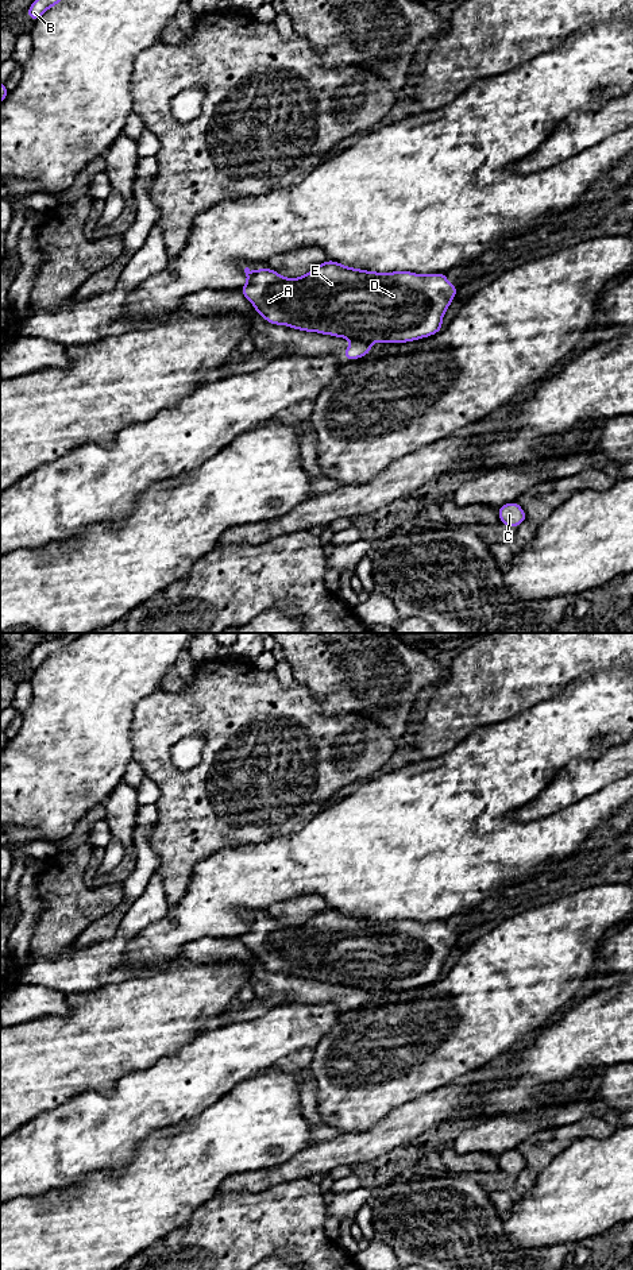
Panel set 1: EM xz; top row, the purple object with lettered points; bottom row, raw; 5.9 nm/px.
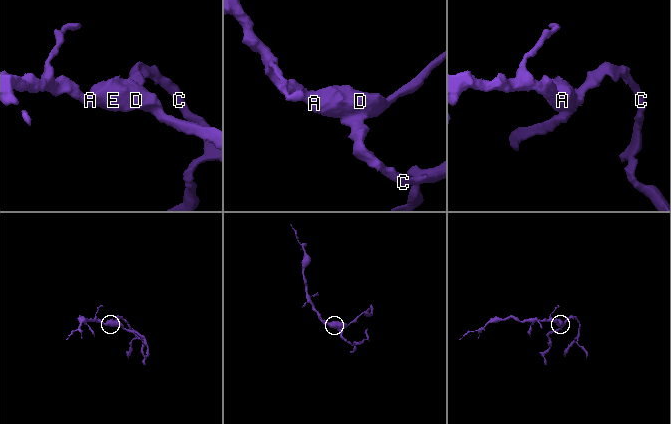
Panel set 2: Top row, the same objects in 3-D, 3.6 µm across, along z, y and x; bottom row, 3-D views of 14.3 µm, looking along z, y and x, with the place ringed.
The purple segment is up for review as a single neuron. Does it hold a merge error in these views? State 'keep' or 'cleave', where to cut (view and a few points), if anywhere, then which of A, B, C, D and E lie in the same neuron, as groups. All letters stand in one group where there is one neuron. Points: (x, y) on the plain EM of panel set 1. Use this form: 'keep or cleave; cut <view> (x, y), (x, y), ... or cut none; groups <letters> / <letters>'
cleave; cut xz (351, 987), (370, 991); groups A B D E / C

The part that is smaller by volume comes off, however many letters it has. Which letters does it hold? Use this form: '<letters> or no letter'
C

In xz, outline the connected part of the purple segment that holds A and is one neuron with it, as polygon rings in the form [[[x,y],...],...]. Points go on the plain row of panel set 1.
[[[325,908],[298,926],[285,926],[270,915],[244,916],[247,930],[239,938],[270,972],[317,980],[356,989],[406,991],[443,977],[443,965],[458,934],[444,920],[377,920]]]

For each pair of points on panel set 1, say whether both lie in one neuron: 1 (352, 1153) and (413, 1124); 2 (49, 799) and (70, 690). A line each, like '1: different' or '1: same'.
1: same
2: same

